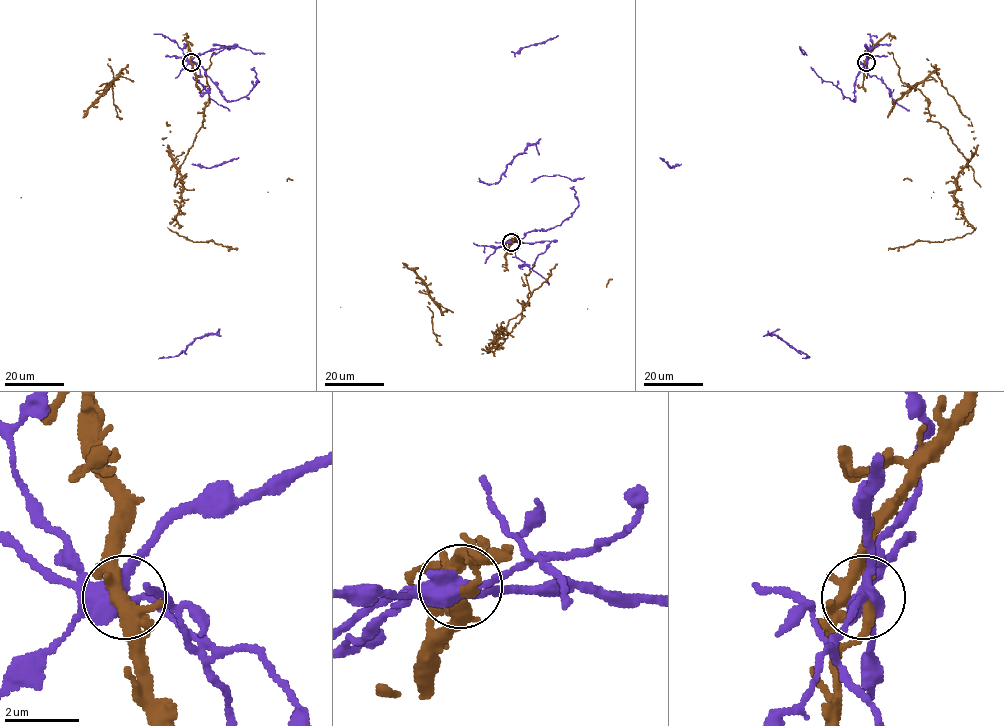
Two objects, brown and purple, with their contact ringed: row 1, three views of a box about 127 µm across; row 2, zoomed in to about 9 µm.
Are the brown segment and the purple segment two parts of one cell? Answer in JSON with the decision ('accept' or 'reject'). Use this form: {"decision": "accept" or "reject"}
{"decision": "reject"}

